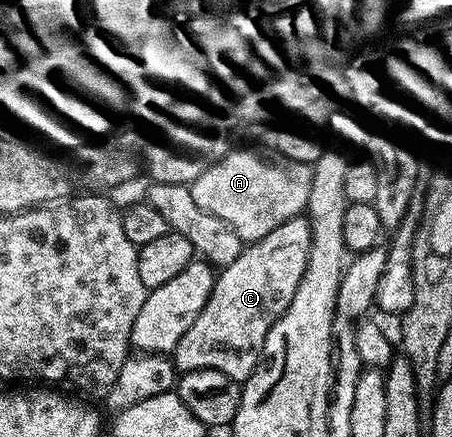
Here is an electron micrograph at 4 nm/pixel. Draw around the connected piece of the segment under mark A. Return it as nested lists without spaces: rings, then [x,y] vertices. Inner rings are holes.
[[[236,147],[189,185],[193,202],[197,202],[201,210],[209,210],[209,214],[221,218],[243,242],[265,238],[269,230],[277,230],[281,222],[289,222],[289,218],[306,209],[309,182],[313,182],[311,165],[274,159]]]

